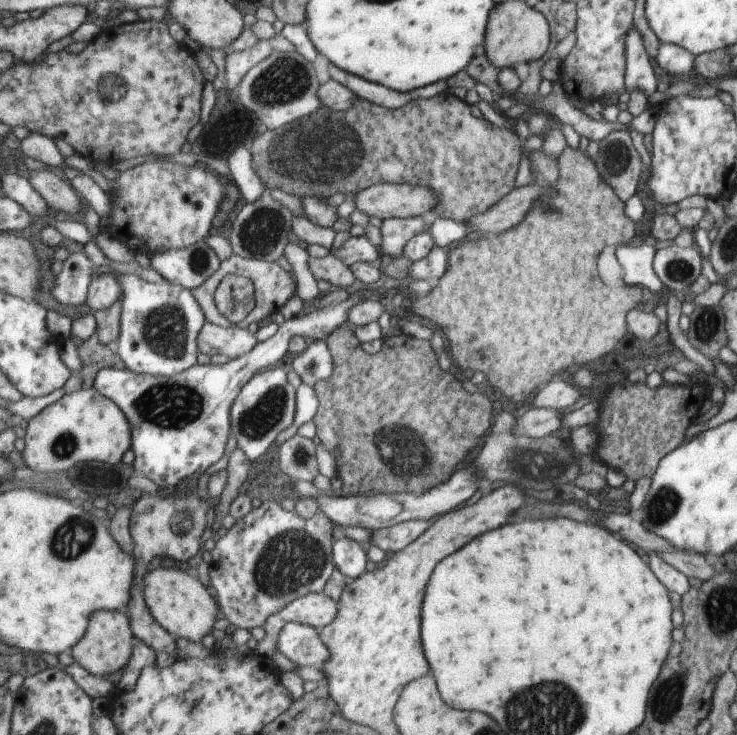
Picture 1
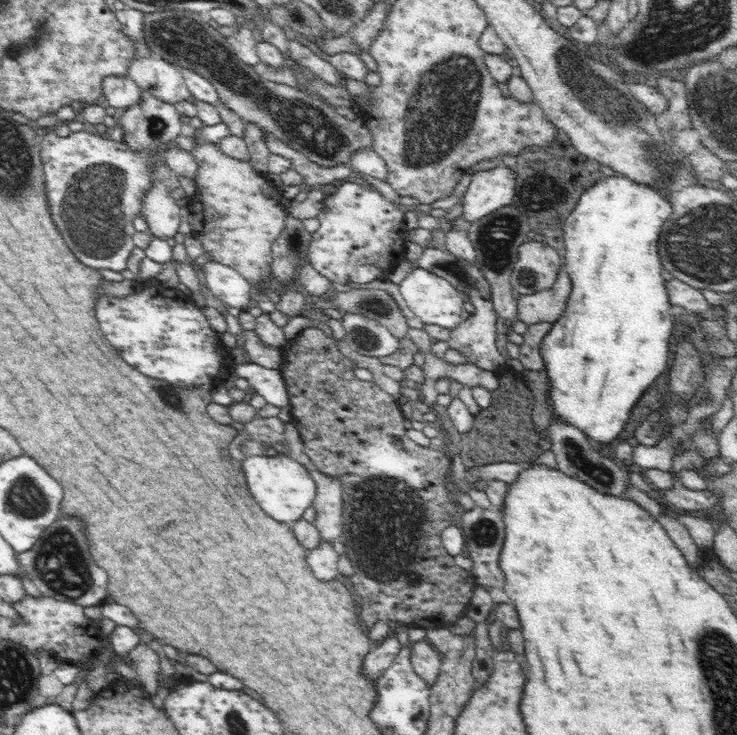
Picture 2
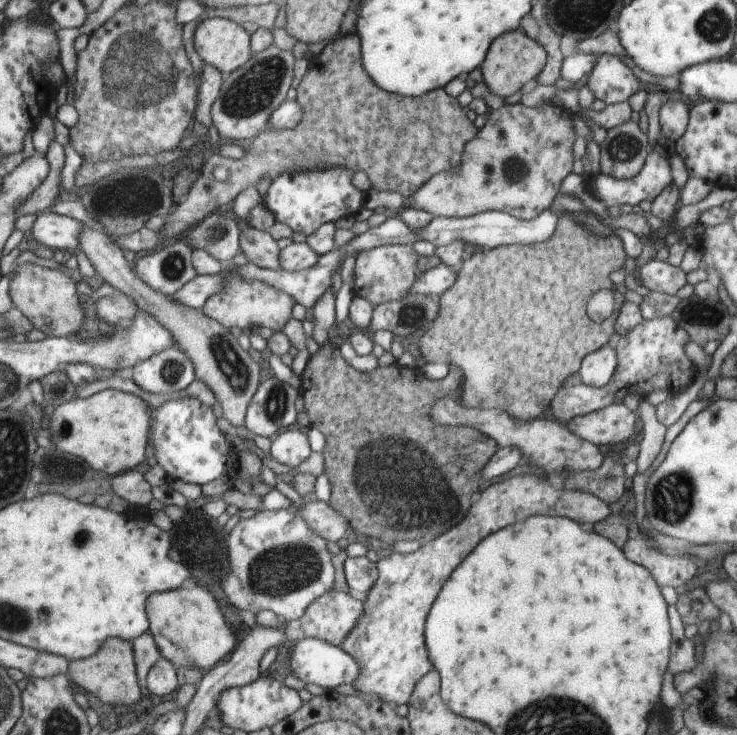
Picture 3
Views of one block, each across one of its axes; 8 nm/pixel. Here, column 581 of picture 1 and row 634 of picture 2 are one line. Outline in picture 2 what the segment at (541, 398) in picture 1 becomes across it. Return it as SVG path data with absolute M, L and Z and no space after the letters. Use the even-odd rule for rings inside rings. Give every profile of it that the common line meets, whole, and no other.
M389 633L385 639L374 645L374 647L366 654L364 668L362 672L368 672L370 676L364 676L376 681L378 677L387 669L390 668L394 658L398 656L402 644L396 635Z

